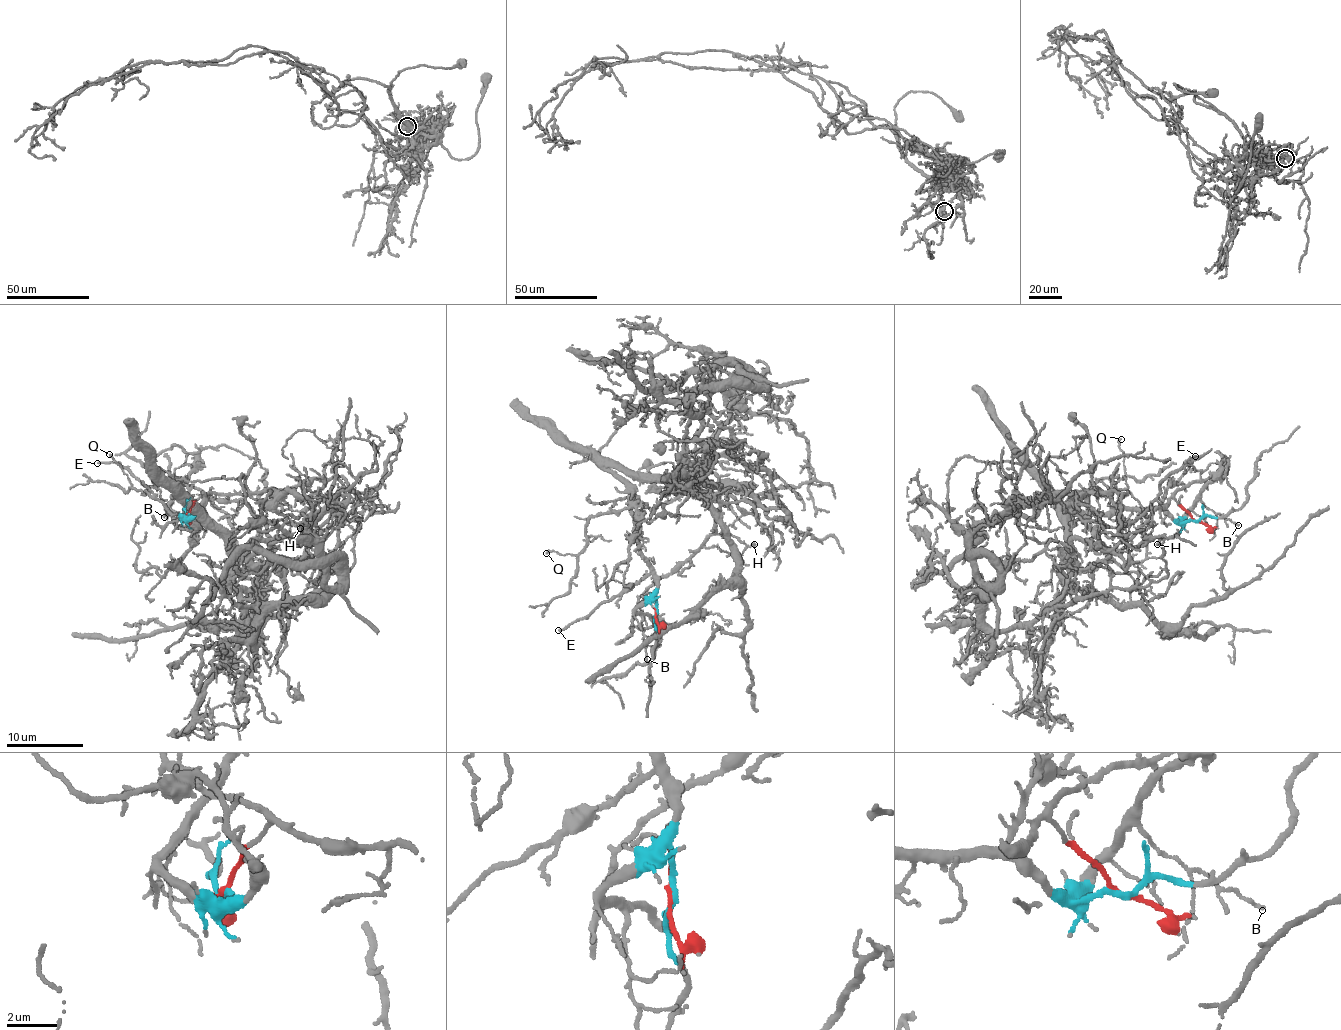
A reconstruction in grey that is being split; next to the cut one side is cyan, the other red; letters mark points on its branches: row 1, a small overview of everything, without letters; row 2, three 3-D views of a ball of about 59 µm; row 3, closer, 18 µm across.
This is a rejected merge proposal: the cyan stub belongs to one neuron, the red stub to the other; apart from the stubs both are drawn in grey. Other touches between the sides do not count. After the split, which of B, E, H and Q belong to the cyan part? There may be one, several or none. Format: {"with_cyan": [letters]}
{"with_cyan": ["B", "E", "Q"]}

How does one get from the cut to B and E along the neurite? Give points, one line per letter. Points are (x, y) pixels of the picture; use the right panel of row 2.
B: (1195, 520), (1181, 523), (1197, 501), (1238, 526)
E: (1195, 520), (1178, 522), (1162, 503), (1165, 489), (1171, 482), (1178, 483), (1195, 455)

